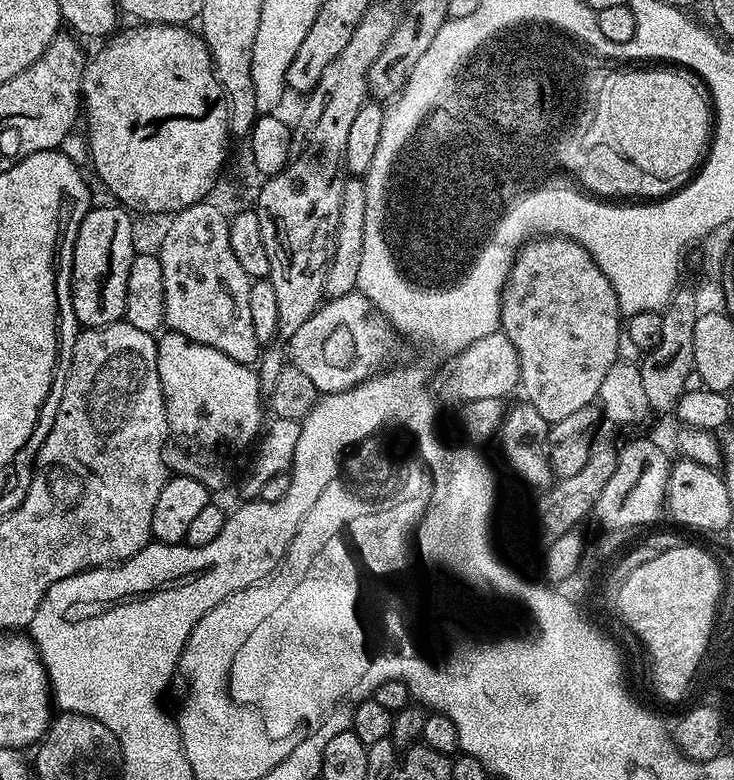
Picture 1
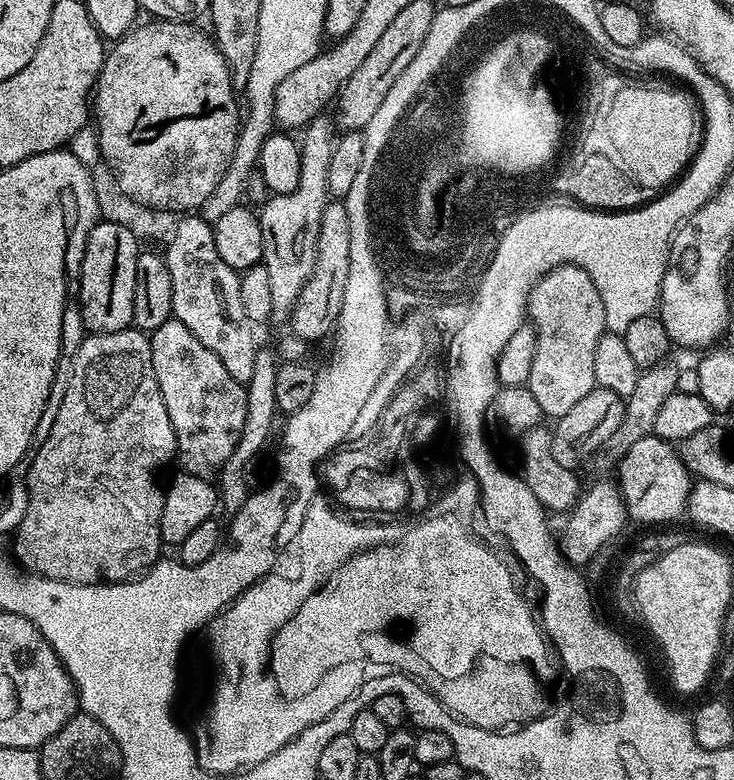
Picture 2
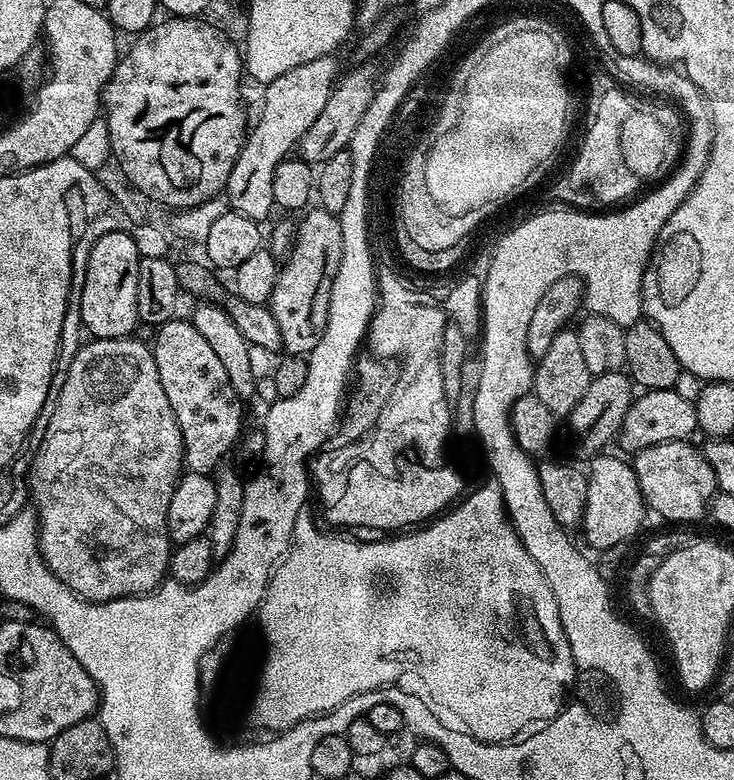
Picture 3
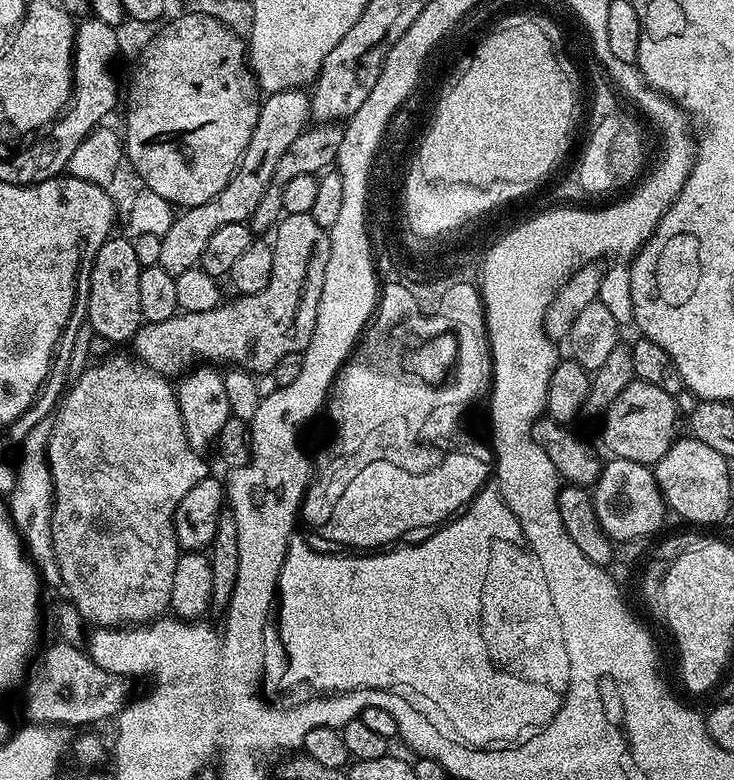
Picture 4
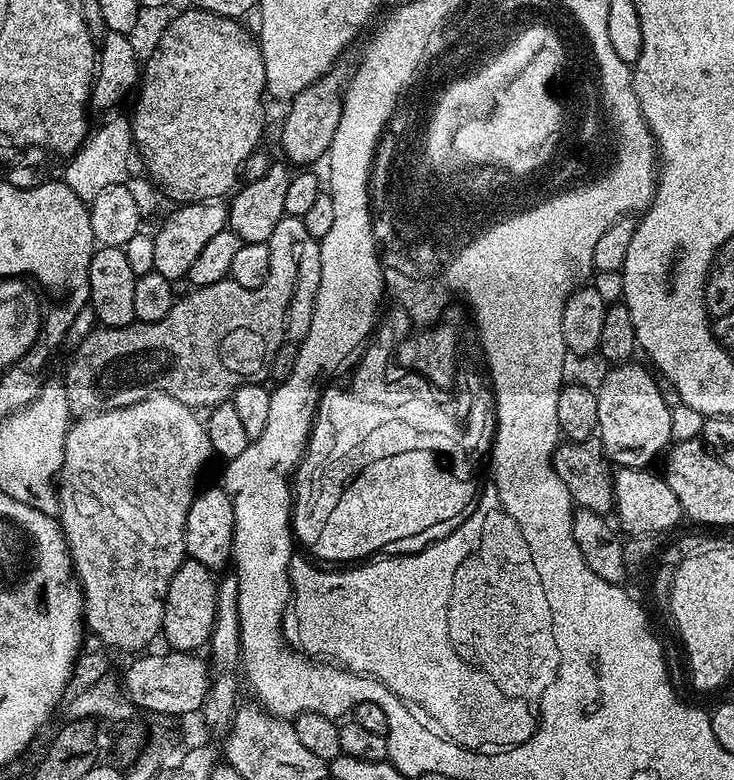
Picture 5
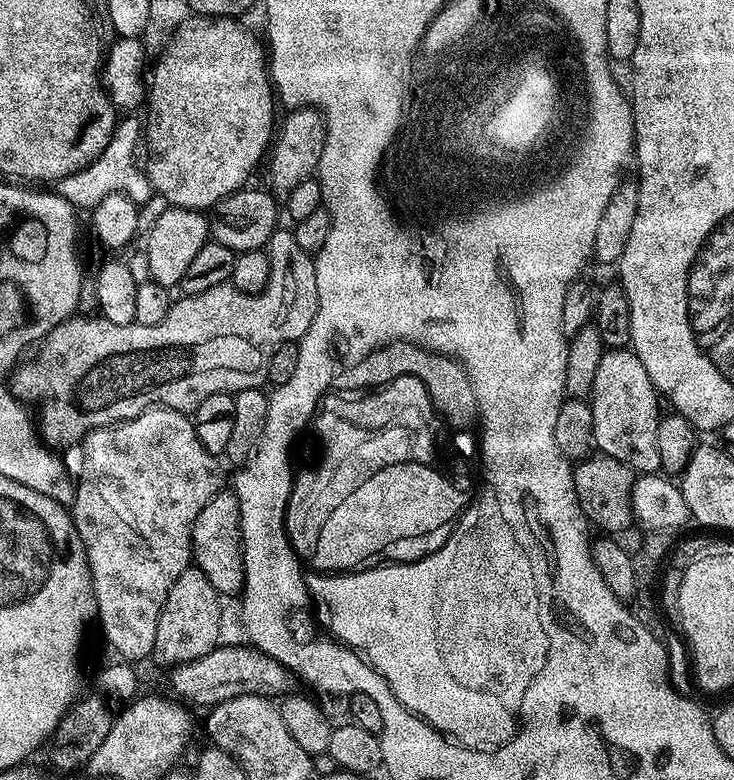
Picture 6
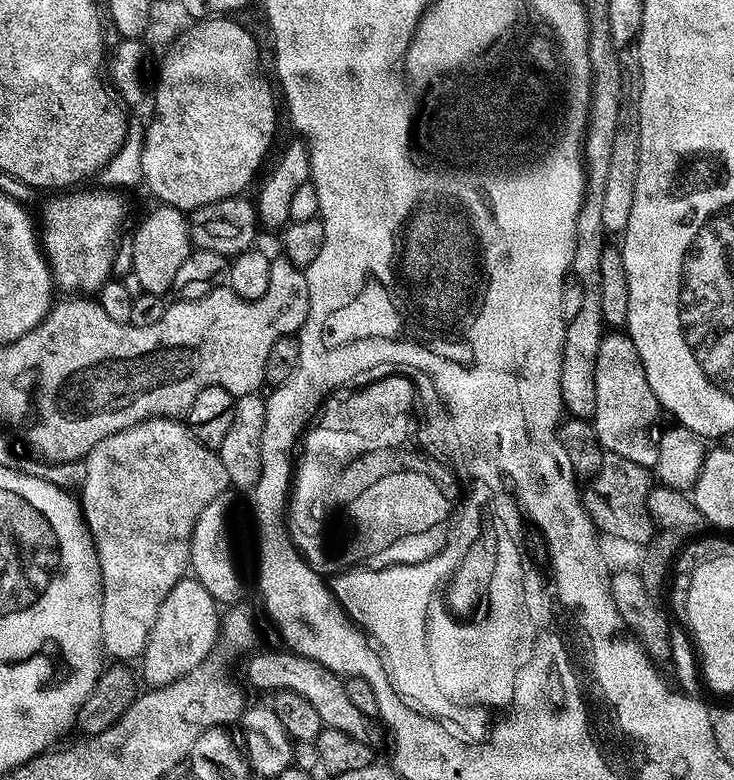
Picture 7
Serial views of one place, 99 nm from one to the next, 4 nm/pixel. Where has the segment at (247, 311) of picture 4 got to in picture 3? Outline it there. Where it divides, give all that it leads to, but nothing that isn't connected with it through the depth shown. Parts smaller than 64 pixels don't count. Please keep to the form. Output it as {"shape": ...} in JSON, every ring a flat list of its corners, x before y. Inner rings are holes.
{"shape":[[319,206,309,207,300,218,300,225,297,223,294,228,292,250,280,264,278,282,274,282,270,309,281,331,283,351,307,357,322,342,326,330,330,290,342,262,342,226,337,213]]}

